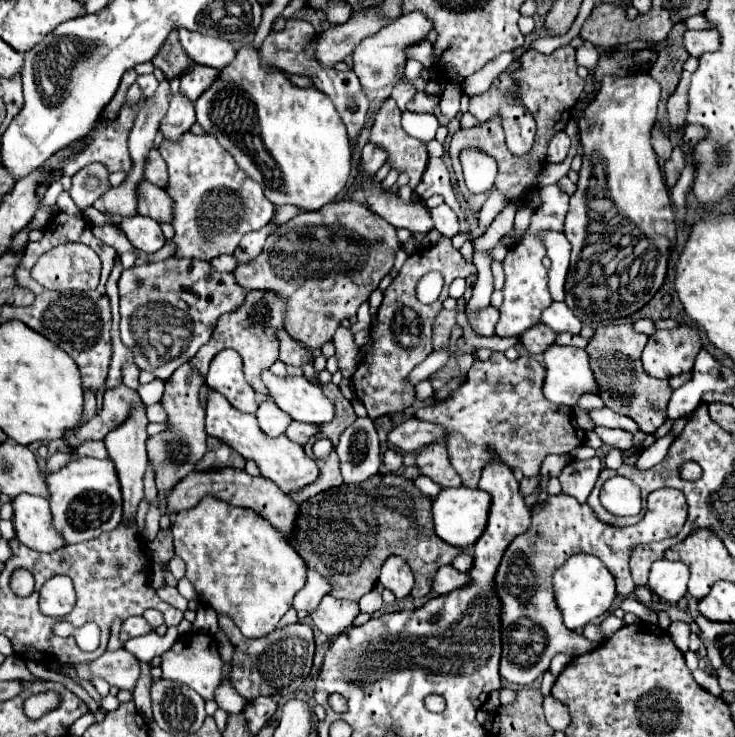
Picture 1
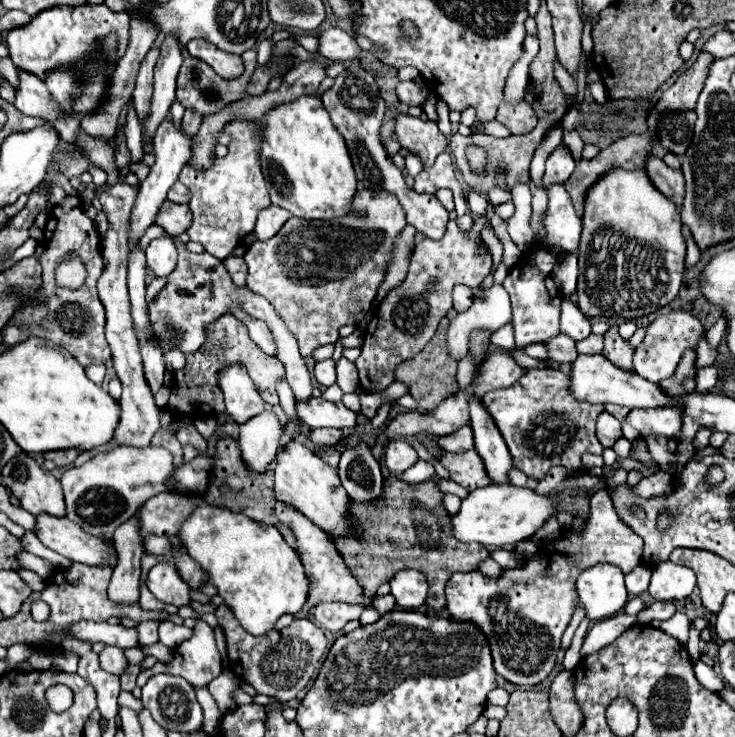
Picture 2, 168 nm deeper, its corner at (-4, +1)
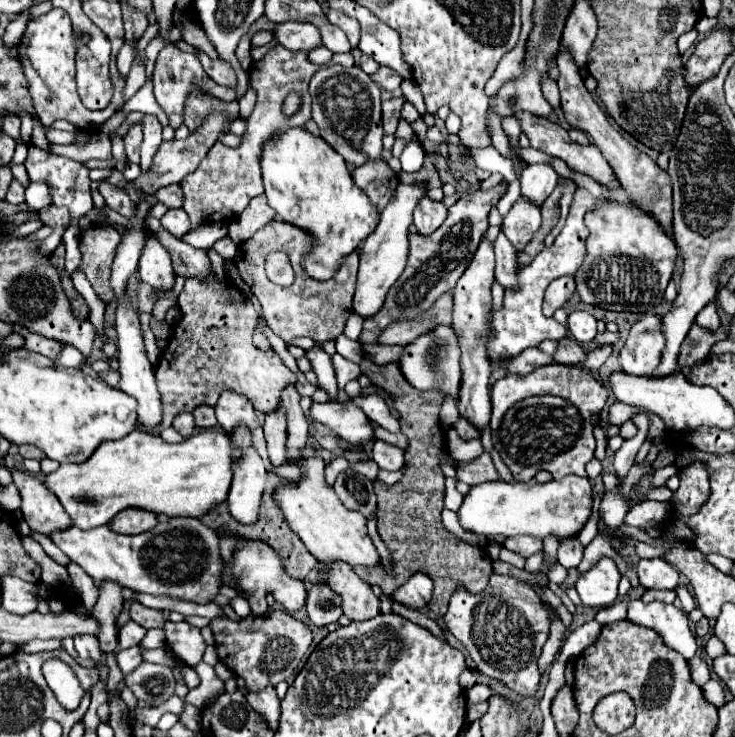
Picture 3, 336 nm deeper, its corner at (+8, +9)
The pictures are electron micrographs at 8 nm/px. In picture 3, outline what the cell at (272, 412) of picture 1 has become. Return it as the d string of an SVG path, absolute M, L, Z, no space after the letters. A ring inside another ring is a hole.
M244 423L236 425L228 437L242 453L240 459L234 459L236 463L232 463L234 477L228 493L230 515L240 523L254 523L258 519L258 505L264 491L266 467L252 445L252 433Z

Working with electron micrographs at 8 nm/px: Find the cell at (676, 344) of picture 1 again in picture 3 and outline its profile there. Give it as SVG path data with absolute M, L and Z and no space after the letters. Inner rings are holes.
M646 313L632 325L626 345L620 351L622 371L628 371L630 375L652 375L660 365L664 347L662 317Z

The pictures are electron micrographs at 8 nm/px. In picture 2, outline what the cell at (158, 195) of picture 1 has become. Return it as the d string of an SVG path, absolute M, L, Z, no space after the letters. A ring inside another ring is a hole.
M166 201L156 217L156 223L164 227L168 235L182 235L192 225L192 211L188 205L176 205Z

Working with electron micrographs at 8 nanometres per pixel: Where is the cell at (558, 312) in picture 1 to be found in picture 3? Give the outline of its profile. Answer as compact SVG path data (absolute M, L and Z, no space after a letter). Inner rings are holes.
M572 311L568 315L568 331L580 343L590 343L596 335L596 319L586 311Z

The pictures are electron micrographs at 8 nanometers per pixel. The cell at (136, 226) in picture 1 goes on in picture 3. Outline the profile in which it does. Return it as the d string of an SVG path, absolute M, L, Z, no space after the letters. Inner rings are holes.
M148 233L144 247L142 247L142 255L140 255L140 263L138 263L138 273L140 279L148 285L156 287L172 287L174 283L174 269L172 269L172 259L170 253L166 251L164 245L160 245L160 241L156 239L154 233Z

